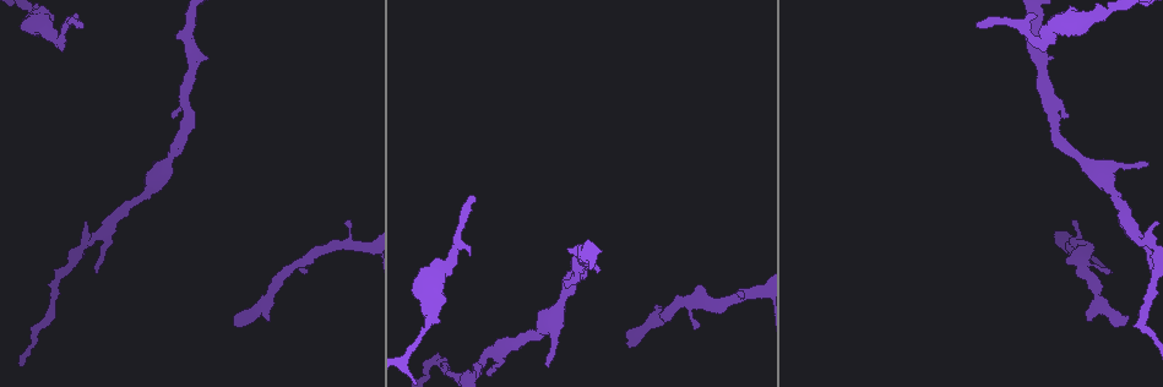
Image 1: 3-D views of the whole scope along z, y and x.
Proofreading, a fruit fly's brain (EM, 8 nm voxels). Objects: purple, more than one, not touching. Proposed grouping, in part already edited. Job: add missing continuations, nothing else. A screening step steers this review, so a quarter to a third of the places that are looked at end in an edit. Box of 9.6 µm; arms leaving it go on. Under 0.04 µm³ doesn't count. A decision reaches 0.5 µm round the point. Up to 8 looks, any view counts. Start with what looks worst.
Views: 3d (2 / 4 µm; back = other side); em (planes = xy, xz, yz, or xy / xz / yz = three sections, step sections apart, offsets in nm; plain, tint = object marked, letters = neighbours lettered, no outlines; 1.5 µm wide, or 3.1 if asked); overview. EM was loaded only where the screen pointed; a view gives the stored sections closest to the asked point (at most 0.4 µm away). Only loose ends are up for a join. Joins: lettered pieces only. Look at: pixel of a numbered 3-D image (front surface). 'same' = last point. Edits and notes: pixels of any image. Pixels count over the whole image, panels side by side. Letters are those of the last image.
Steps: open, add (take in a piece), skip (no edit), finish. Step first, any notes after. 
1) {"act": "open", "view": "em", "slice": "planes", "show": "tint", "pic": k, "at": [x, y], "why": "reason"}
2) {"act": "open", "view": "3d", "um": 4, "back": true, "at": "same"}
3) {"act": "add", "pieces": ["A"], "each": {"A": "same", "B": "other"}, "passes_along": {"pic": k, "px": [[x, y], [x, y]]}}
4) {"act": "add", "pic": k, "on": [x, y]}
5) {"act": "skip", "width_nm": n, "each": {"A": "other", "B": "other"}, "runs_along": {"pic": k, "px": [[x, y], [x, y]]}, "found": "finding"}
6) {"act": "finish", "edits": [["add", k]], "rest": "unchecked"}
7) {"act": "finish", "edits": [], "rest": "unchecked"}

{"act": "open", "view": "3d", "um": 2, "pic": 1, "at": [631, 345]}

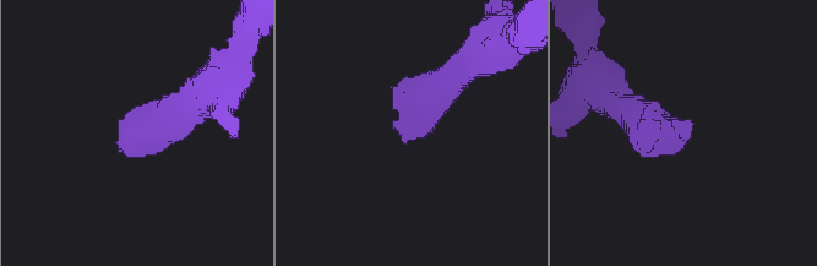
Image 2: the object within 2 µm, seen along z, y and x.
{"act": "open", "view": "em", "slice": "xz", "step": 4, "show": "tint", "pic": 2, "at": [132, 128], "why": "shape alone is not enough"}

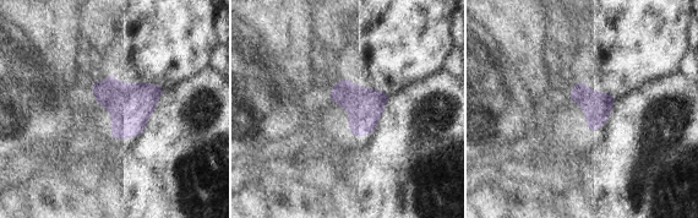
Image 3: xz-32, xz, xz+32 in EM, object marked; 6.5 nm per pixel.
{"act": "open", "view": "em", "slice": "xz", "step": 4, "show": "letters", "at": "same"}

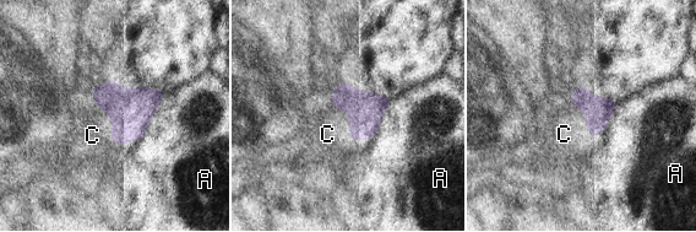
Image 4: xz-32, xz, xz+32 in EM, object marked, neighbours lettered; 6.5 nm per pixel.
{"act": "add", "pieces": ["C"], "width_nm": 200, "each": {"A": "other", "C": "same"}, "found": "it goes on there"}

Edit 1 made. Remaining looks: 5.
{"act": "open", "view": "3d", "um": 4, "pic": 1, "at": [172, 115]}

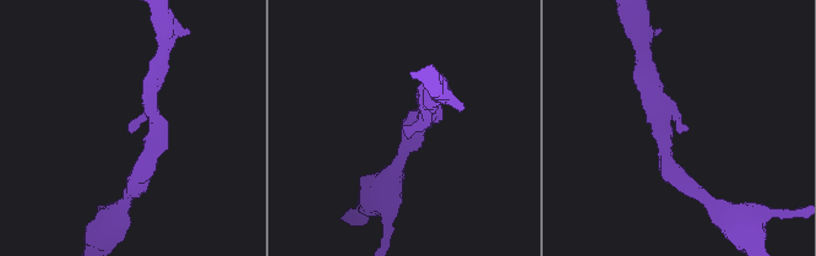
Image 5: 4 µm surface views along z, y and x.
{"act": "open", "view": "em", "slice": "planes", "show": "letters", "pic": 5, "at": [131, 129], "why": "need the tissue"}

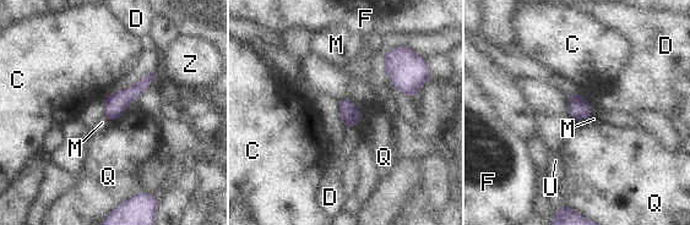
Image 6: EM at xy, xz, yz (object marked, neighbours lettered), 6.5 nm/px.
{"act": "skip", "each": {"C": "other", "D": "other", "F": "other", "M": "other", "Q": "other", "U": "other", "Z": "other"}, "border": {"pic": 6, "px": [[592, 115], [576, 122]]}, "found": "no lettered piece goes on from it"}

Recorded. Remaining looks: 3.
{"act": "open", "view": "em", "slice": "planes", "show": "letters", "pic": 1, "at": [979, 28], "why": "free end"}

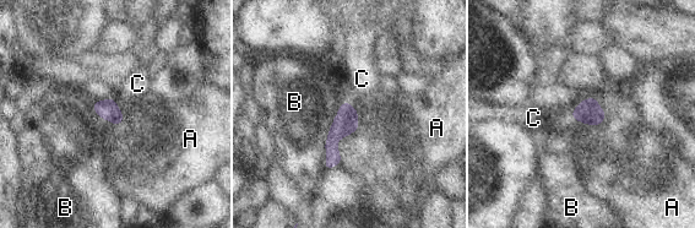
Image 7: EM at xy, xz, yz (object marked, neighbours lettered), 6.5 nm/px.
{"act": "skip", "each": {"A": "other", "B": "other", "C": "other"}, "border": {"pic": 7, "px": [[341, 104], [325, 144], [324, 169]]}, "found": "none of them fits"}

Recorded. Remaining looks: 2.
{"act": "finish", "edits": [["add", 4]], "rest": "unchecked"}

